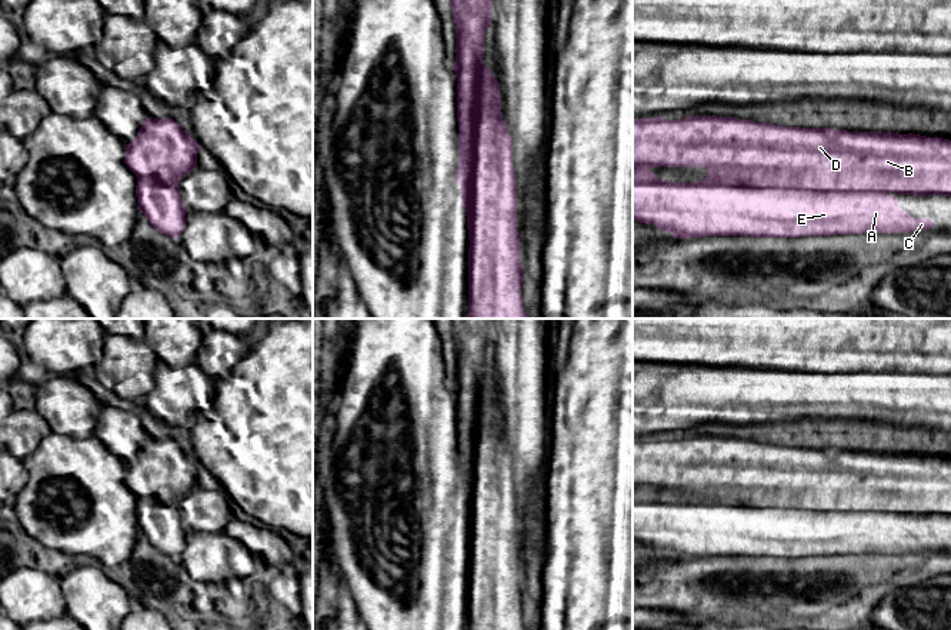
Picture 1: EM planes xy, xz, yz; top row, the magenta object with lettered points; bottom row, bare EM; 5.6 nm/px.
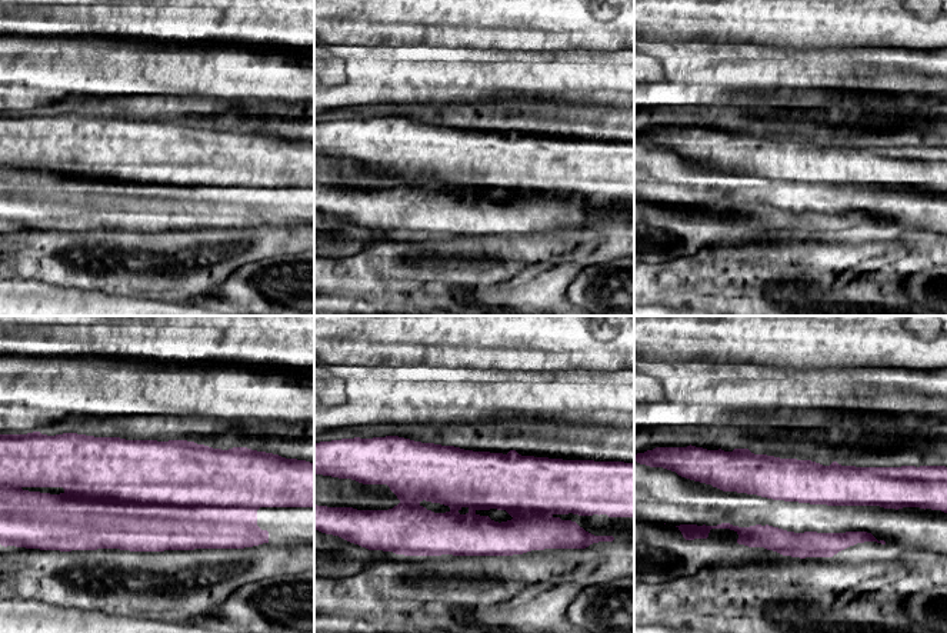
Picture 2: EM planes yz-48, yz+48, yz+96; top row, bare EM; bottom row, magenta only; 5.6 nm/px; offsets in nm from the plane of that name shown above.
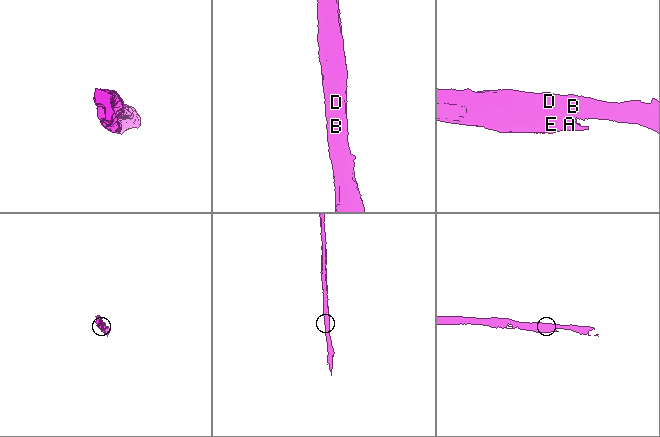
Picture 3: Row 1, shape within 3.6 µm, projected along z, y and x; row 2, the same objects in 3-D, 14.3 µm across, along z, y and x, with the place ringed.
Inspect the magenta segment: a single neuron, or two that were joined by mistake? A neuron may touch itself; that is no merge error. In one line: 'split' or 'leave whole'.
split

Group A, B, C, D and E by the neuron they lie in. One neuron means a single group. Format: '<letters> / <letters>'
A C E / B D

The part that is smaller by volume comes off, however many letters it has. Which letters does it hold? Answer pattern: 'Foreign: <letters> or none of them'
Foreign: A, C, E

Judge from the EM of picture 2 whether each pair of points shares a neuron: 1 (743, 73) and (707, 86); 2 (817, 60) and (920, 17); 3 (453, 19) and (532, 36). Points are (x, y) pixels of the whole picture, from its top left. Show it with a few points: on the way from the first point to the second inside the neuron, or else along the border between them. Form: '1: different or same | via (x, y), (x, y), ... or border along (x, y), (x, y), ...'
1: same | via (734, 80), (719, 80), (716, 83)
2: different | border along (810, 47), (876, 49)
3: same | via (473, 19), (512, 19)

